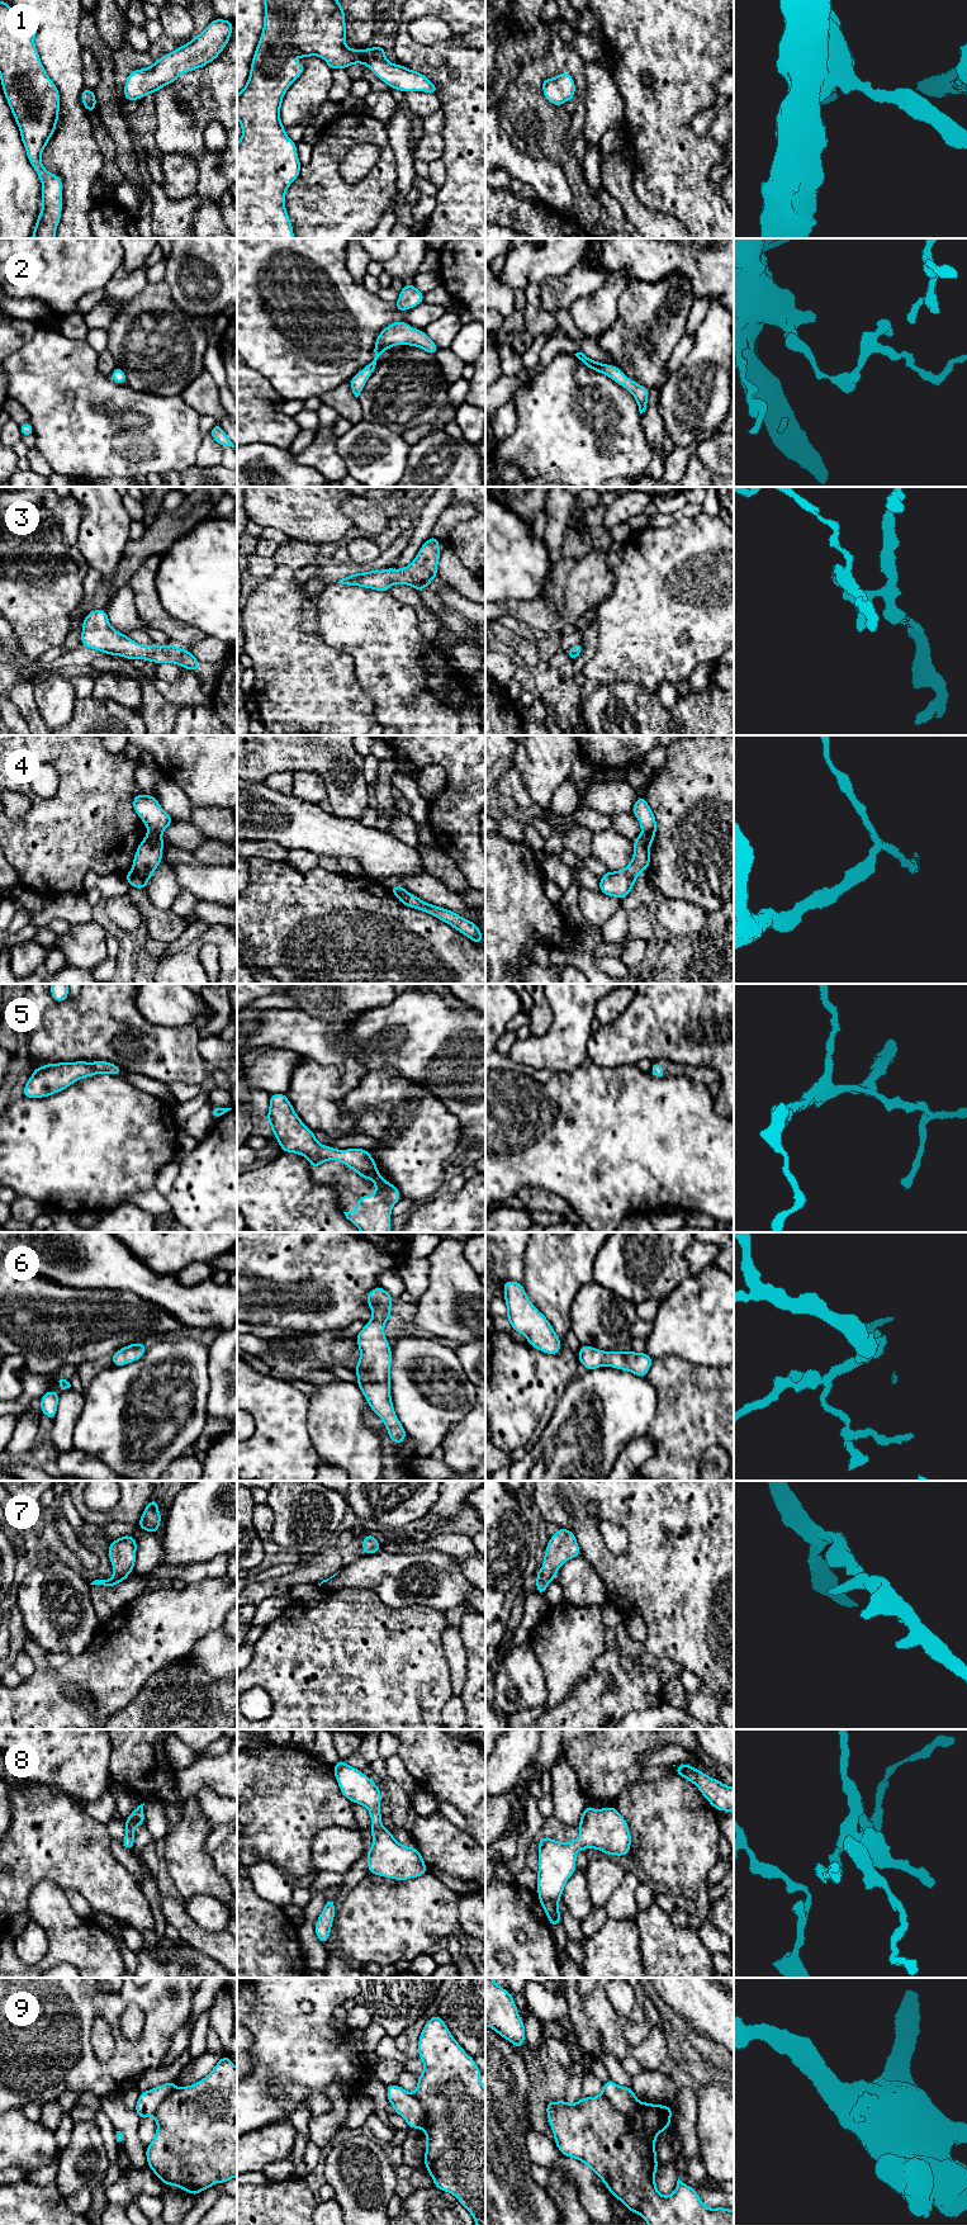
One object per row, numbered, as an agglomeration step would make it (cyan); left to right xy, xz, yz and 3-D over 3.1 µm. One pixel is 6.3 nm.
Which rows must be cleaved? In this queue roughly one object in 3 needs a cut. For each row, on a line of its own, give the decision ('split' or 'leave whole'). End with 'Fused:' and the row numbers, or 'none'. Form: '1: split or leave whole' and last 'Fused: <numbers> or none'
1: leave whole
2: leave whole
3: leave whole
4: split
5: leave whole
6: leave whole
7: leave whole
8: leave whole
9: split
Fused: 4, 9

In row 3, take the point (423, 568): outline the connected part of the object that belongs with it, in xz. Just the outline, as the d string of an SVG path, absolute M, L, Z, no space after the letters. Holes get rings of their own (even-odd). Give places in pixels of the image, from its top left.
M432 536L419 548L417 557L411 564L402 569L387 568L354 573L340 579L337 583L359 586L387 592L393 584L409 584L414 591L428 588L430 582L436 578L437 564L441 557L439 538Z

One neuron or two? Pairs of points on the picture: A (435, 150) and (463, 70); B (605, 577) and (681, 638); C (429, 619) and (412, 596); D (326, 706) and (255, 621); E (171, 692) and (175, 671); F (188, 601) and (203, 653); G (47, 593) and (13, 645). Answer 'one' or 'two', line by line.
A: two
B: two
C: one
D: one
E: two
F: two
G: two

